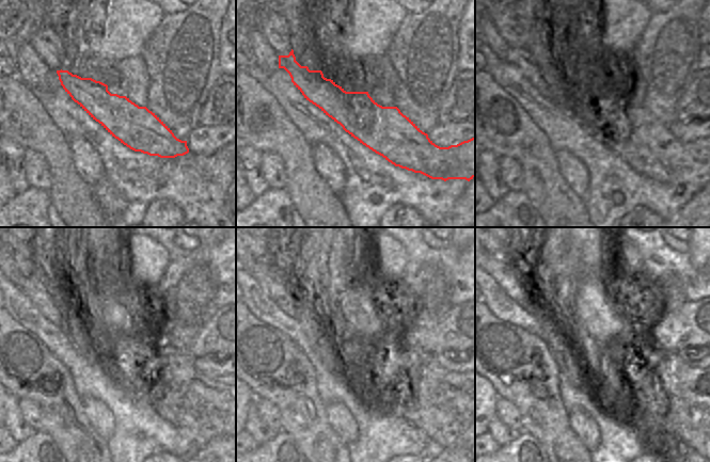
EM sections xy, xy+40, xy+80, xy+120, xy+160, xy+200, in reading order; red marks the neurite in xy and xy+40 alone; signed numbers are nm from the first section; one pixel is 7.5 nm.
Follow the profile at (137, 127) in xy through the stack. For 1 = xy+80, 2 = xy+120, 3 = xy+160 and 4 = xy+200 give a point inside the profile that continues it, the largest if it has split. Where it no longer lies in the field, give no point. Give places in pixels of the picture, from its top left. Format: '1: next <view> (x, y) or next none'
1: next xy+80 (646, 144)
2: next xy+120 (210, 408)
3: next xy+160 (453, 409)
4: next xy+200 (692, 421)

